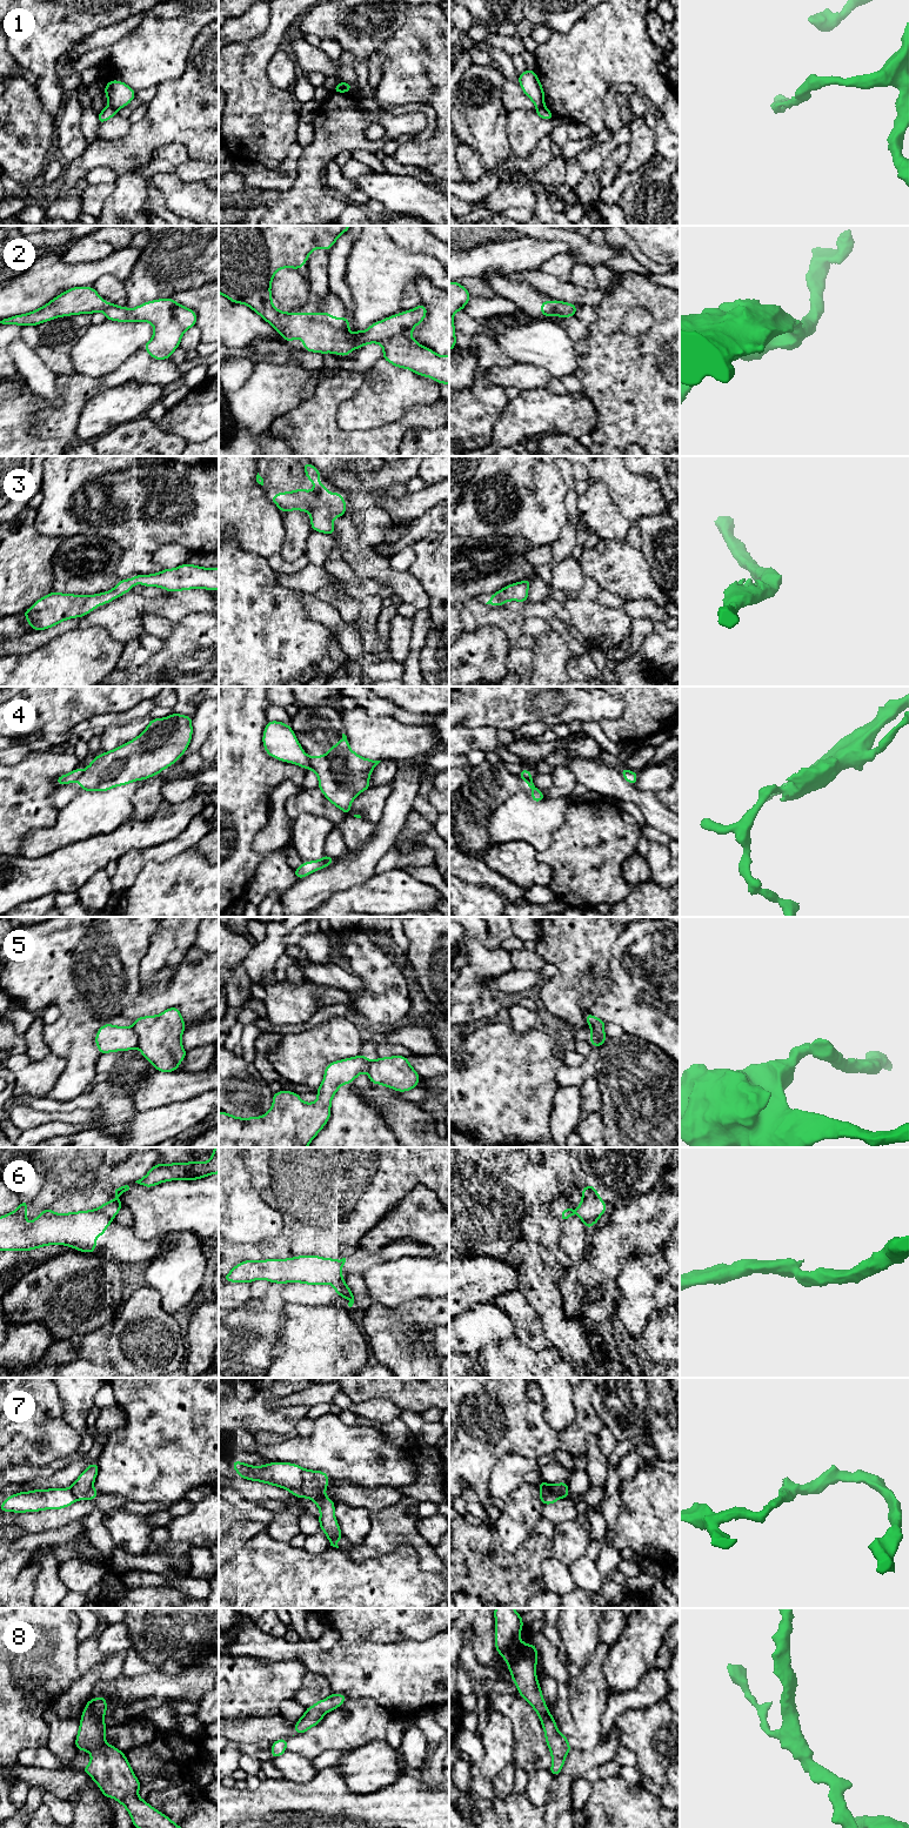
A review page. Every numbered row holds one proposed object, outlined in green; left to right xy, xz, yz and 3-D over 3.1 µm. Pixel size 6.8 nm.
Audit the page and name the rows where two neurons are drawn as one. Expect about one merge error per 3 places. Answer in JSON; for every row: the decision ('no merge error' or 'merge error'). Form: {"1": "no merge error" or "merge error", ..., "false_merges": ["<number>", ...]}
{"1": "merge error", "2": "no merge error", "3": "no merge error", "4": "merge error", "5": "merge error", "6": "merge error", "7": "merge error", "8": "no merge error", "false_merges": ["1", "4", "5", "6", "7"]}

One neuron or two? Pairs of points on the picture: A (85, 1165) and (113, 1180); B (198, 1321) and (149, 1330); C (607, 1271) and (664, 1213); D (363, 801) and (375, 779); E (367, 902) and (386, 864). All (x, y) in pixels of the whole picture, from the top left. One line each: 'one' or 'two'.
A: two
B: two
C: one
D: two
E: two

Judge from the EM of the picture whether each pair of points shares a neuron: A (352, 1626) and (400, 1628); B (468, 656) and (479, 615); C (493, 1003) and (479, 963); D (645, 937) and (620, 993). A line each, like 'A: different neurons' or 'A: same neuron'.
A: same neuron
B: different neurons
C: same neuron
D: same neuron

